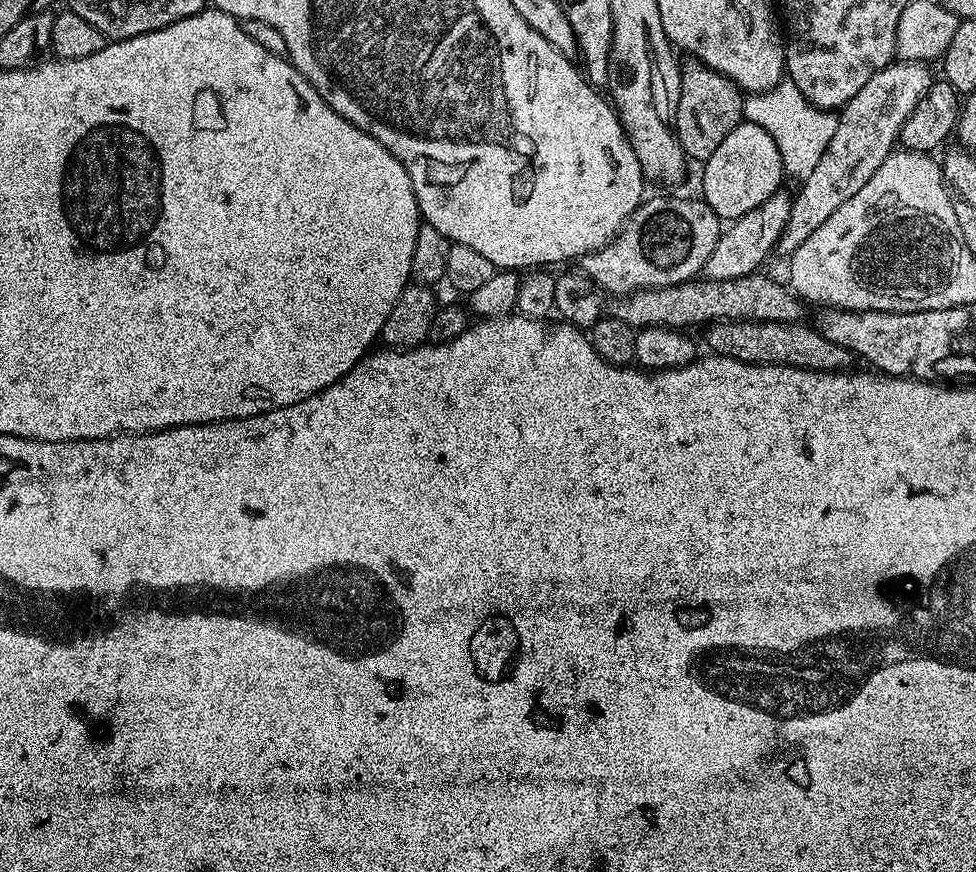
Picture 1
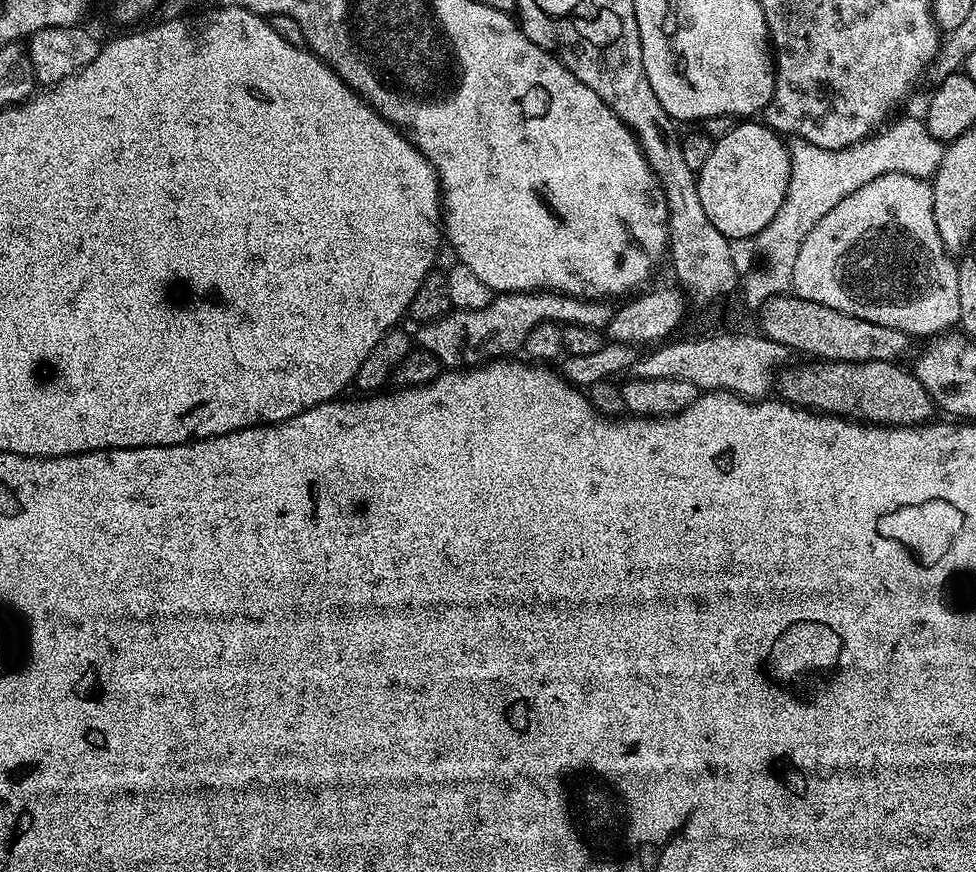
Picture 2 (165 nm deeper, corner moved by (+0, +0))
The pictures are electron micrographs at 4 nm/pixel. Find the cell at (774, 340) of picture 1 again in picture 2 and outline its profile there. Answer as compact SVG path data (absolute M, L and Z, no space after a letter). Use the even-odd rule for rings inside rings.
M830 360L808 364L800 364L797 368L785 367L779 373L778 392L780 388L779 395L787 403L877 426L927 424L933 419L934 405L926 386L922 386L915 371L908 369L907 372L899 368L899 363L890 360Z

